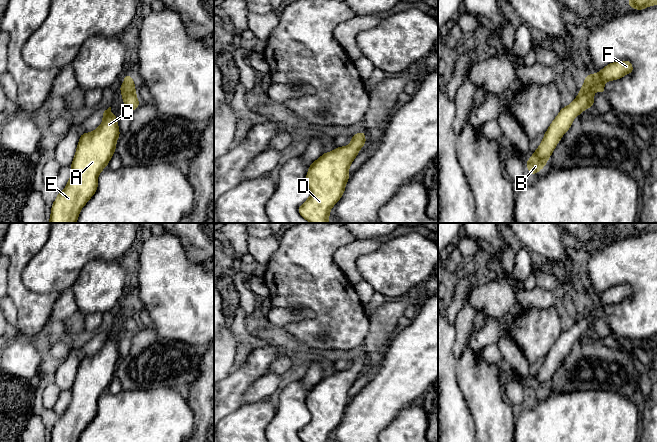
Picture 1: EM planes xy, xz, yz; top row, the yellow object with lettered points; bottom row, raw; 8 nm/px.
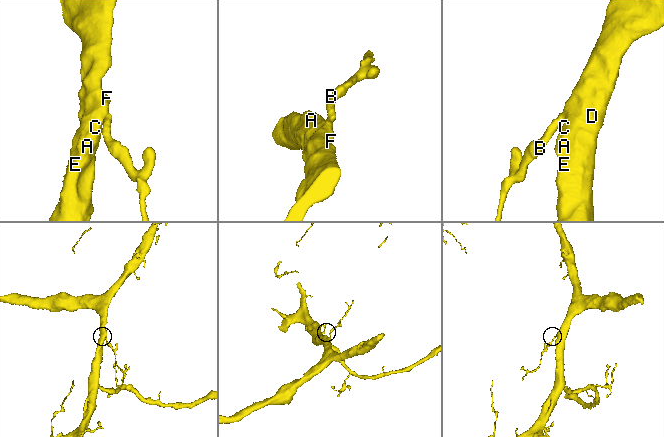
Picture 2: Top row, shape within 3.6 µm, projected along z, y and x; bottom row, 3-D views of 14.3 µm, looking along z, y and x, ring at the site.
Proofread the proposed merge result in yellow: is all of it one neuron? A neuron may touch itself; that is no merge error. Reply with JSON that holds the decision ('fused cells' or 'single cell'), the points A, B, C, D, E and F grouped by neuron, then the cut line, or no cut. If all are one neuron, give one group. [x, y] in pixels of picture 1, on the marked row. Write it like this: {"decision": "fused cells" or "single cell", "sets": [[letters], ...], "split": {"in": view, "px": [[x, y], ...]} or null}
{"decision": "single cell", "sets": [["A", "B", "C", "D", "E", "F"]], "split": null}

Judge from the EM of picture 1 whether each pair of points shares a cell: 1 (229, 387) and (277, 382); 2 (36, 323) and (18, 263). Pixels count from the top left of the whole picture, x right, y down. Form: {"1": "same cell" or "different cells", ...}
{"1": "different cells", "2": "same cell"}

